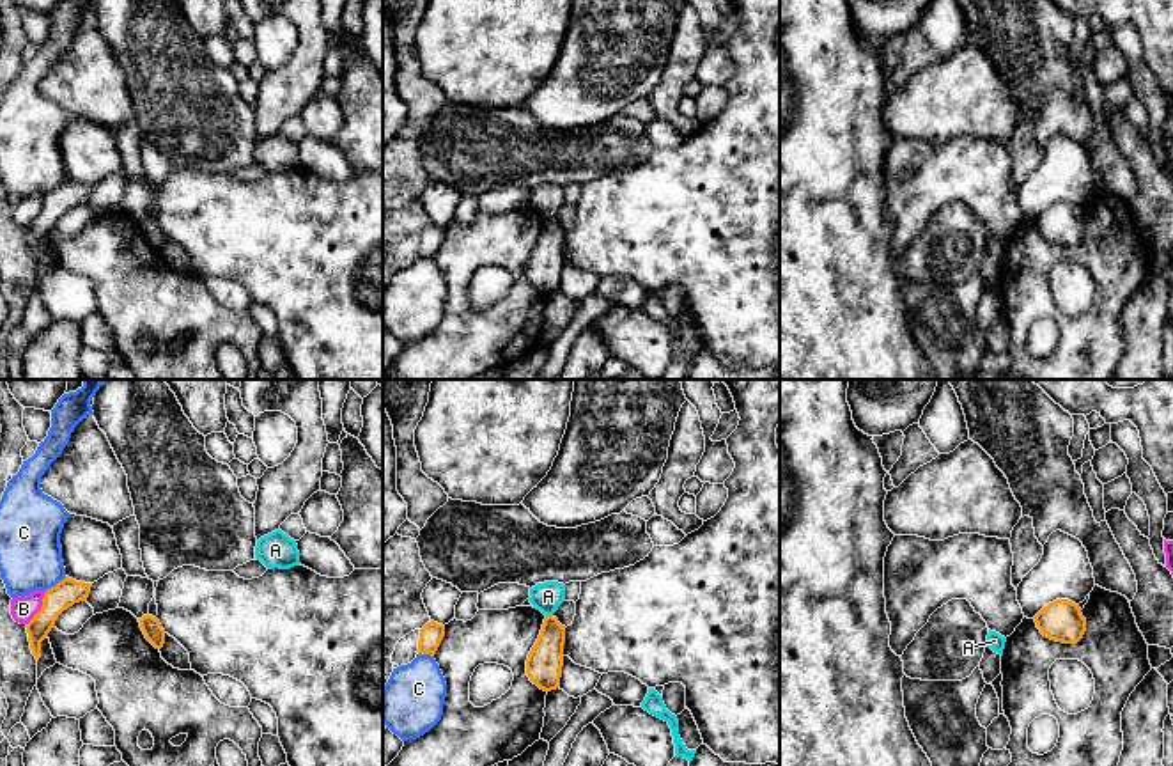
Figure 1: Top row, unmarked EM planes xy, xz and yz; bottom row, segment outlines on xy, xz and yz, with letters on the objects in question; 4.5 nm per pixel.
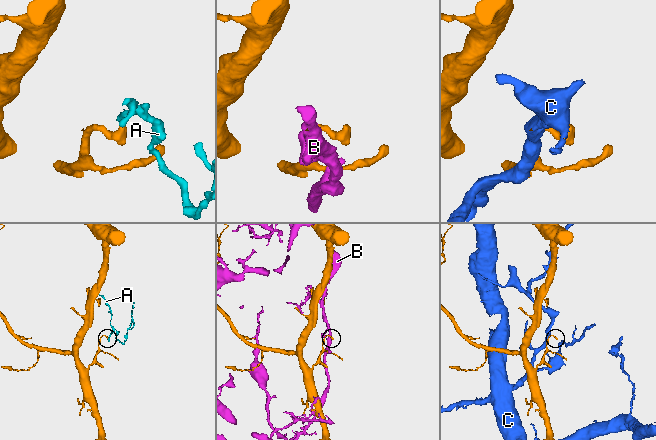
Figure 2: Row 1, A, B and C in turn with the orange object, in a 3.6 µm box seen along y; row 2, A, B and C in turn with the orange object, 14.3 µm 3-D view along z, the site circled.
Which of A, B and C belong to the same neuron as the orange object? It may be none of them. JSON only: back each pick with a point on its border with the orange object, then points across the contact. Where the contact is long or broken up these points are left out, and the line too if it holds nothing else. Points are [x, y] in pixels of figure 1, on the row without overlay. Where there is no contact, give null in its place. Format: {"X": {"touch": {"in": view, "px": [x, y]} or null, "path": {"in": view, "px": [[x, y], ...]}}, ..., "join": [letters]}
{"join": []}

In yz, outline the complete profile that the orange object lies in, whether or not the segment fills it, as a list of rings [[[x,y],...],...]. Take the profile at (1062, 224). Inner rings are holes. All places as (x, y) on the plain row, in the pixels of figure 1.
[[[1056,202],[1035,218],[1037,231],[1051,243],[1077,246],[1086,234],[1086,222],[1079,207],[1068,202]]]

